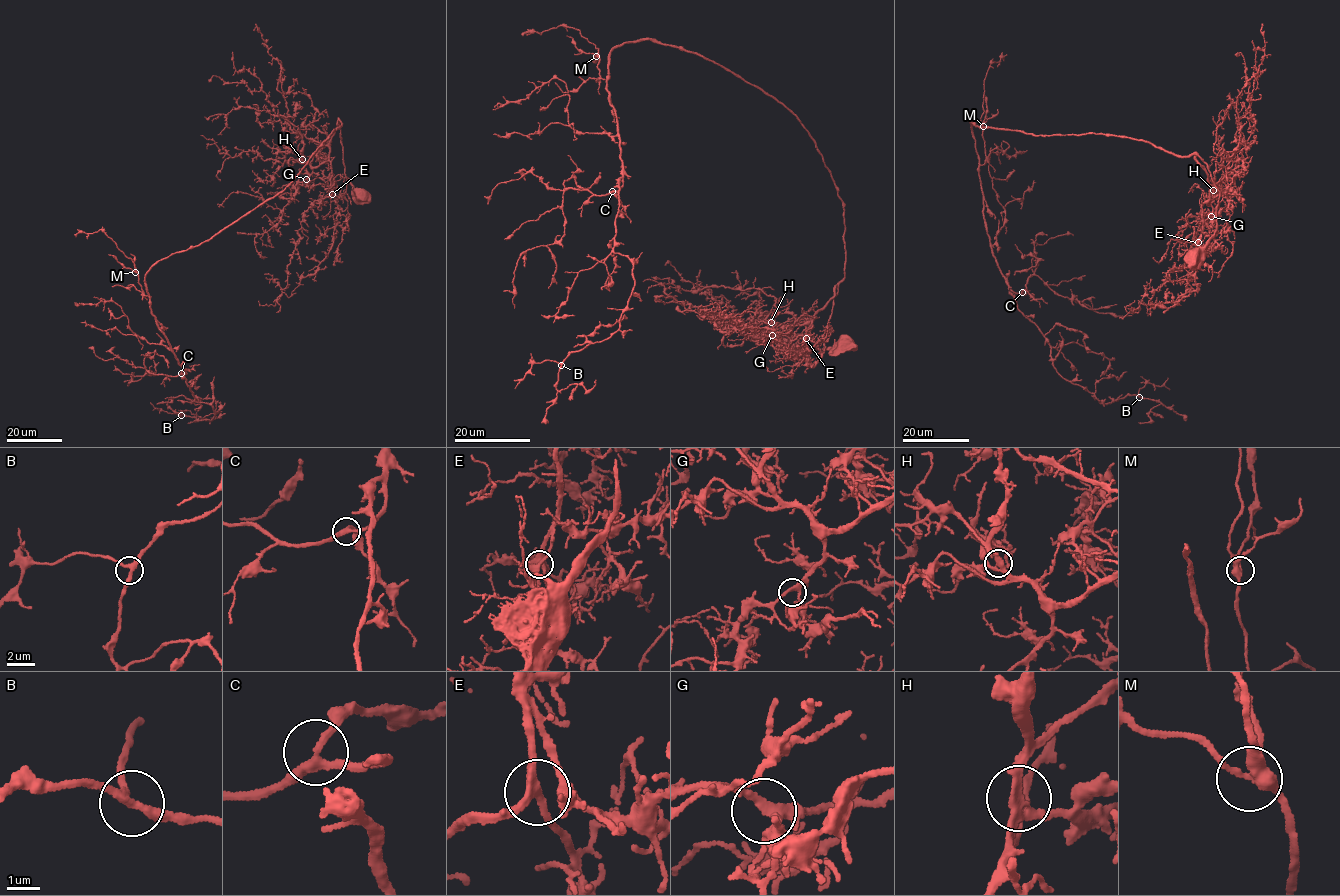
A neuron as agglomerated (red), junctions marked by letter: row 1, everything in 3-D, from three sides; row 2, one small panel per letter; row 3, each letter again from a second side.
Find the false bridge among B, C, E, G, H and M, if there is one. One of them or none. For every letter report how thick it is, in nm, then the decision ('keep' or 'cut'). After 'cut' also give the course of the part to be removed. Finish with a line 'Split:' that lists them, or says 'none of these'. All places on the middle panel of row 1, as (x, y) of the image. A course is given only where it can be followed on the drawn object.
B: calibre 240 nm; keep
C: calibre 260 nm; keep
E: calibre 260 nm; keep
G: calibre 240 nm; keep
H: calibre 240 nm; keep
M: calibre 320 nm; keep
Split: none of these

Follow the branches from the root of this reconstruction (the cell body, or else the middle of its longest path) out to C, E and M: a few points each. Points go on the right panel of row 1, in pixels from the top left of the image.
C: (1191, 253), (1214, 234), (1219, 200), (1197, 155), (968, 119), (992, 254), (1009, 287), (1022, 292)
E: (1191, 253), (1214, 234), (1219, 200), (1208, 166), (1197, 155), (1207, 174), (1209, 198), (1202, 206), (1198, 242)
M: (1191, 253), (1214, 234), (1219, 200), (1197, 155), (968, 119), (980, 164), (983, 126)

